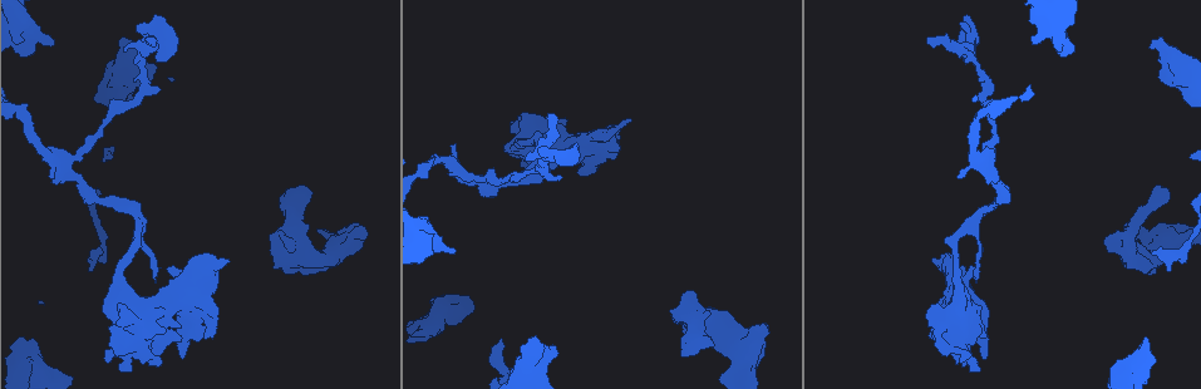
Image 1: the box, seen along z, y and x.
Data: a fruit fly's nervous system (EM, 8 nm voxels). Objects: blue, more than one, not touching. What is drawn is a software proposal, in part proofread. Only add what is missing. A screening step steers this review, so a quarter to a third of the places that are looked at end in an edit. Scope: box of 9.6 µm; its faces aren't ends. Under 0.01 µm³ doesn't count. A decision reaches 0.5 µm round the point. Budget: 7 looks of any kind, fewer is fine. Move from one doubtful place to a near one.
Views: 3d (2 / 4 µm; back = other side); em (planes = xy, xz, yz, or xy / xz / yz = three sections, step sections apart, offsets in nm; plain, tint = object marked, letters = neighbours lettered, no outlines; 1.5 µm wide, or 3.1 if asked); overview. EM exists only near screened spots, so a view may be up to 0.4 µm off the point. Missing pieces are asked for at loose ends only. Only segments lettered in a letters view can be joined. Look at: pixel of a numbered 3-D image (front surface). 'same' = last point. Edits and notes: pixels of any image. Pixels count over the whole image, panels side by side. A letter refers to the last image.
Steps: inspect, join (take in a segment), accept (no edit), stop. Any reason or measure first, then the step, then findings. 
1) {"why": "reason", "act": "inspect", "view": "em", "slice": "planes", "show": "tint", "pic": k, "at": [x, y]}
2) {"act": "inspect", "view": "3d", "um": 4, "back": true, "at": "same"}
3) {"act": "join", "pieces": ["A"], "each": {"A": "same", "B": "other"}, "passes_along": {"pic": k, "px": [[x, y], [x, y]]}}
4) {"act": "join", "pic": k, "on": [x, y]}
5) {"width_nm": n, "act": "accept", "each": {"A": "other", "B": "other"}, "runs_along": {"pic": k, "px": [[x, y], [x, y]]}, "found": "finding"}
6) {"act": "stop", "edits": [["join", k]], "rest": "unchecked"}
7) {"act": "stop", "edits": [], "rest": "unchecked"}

{"why": "an open end", "act": "inspect", "view": "em", "slice": "xy", "step": 4, "show": "tint", "pic": 1, "at": [534, 337]}

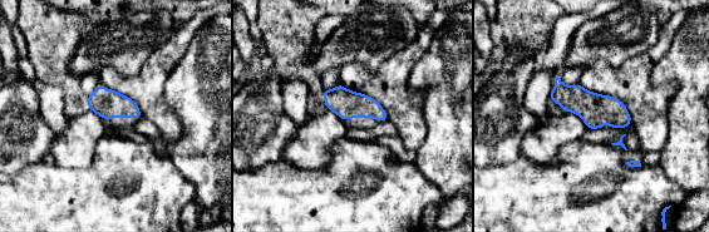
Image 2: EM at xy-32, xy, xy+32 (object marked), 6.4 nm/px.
{"act": "inspect", "view": "em", "slice": "planes", "show": "letters", "at": "same"}

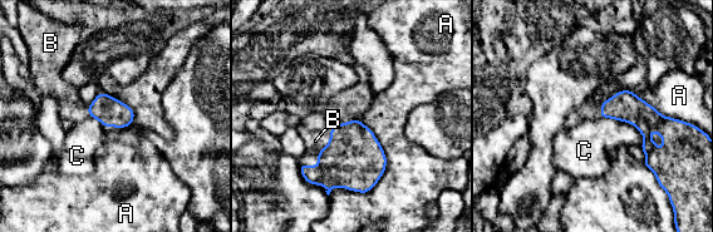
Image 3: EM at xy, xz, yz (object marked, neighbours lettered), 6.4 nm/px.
{"act": "join", "pieces": ["B"], "each": {"A": "other", "B": "same", "C": "other"}, "passes_along": {"pic": 3, "px": [[354, 159], [328, 143], [315, 141]]}, "found": "it goes on there"}

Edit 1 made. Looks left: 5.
{"why": "redraw", "act": "inspect", "view": "overview"}

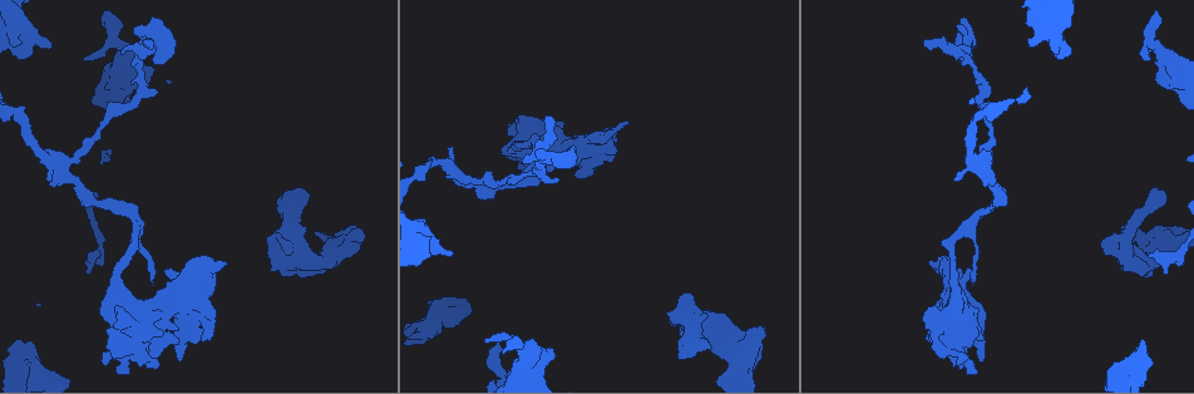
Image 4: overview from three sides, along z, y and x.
{"why": "branch stops here", "act": "inspect", "view": "em", "slice": "xy", "step": 4, "show": "letters", "pic": 4, "at": [679, 357]}

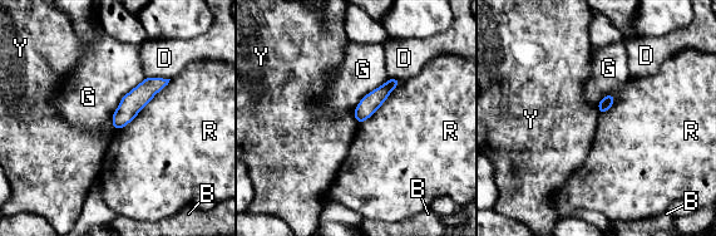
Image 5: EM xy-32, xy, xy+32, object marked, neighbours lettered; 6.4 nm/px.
{"act": "inspect", "view": "em", "slice": "planes", "show": "letters", "at": "same"}

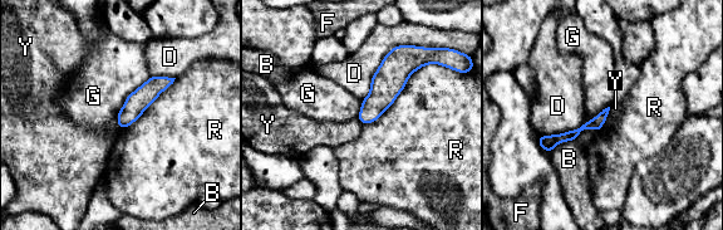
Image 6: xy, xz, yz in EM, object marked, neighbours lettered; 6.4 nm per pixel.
{"longest_contact_nm": ["R", 600], "act": "accept", "each": {"B": "other", "D": "other", "F": "other", "G": "other", "R": "other", "Y": "other"}, "found": "none of them fits"}

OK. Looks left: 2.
{"why": "free end", "act": "inspect", "view": "em", "slice": "planes", "show": "letters", "pic": 4, "at": [103, 362]}

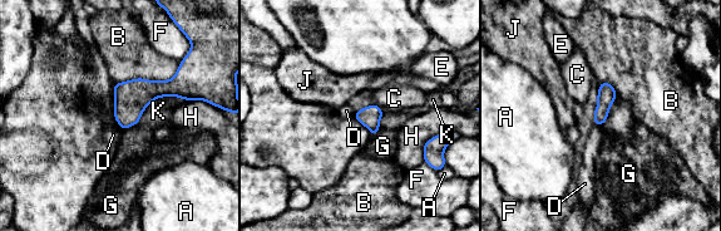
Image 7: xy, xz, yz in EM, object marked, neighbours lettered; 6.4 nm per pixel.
{"act": "accept", "each": {"A": "other", "B": "other", "C": "other", "D": "other", "E": "other", "F": "other", "G": "other", "H": "other", "J": "other", "K": "other"}, "found": "none of them fits"}

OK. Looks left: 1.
{"act": "stop", "edits": [["join", 3]], "rest": "unchecked"}

